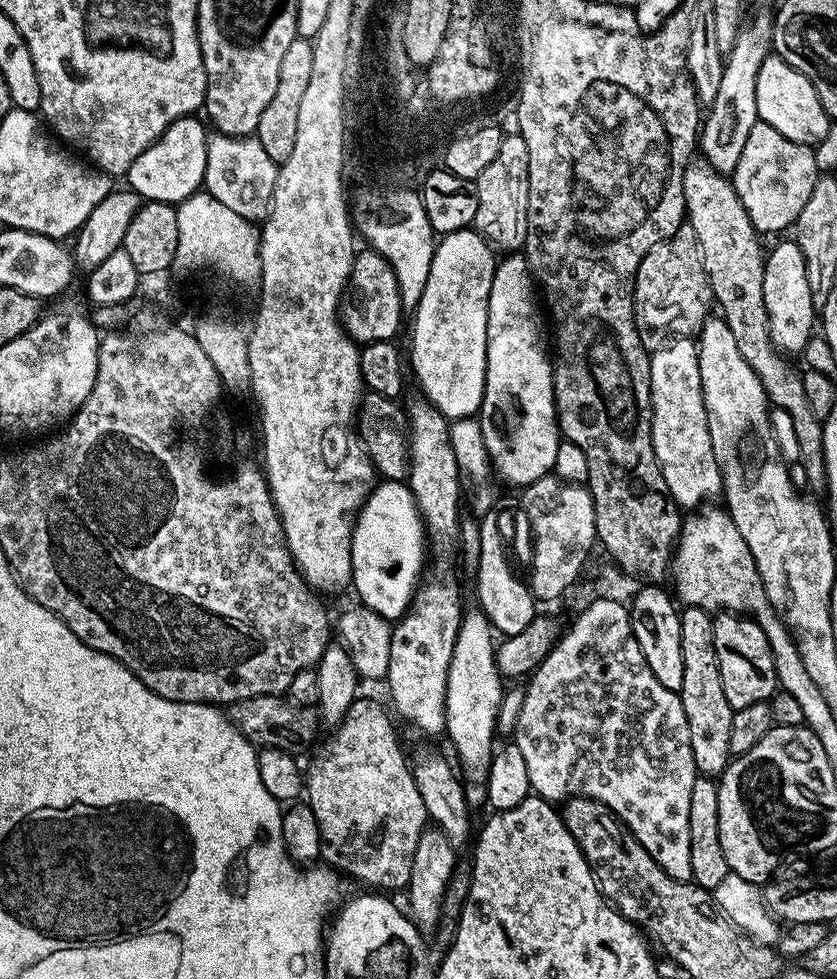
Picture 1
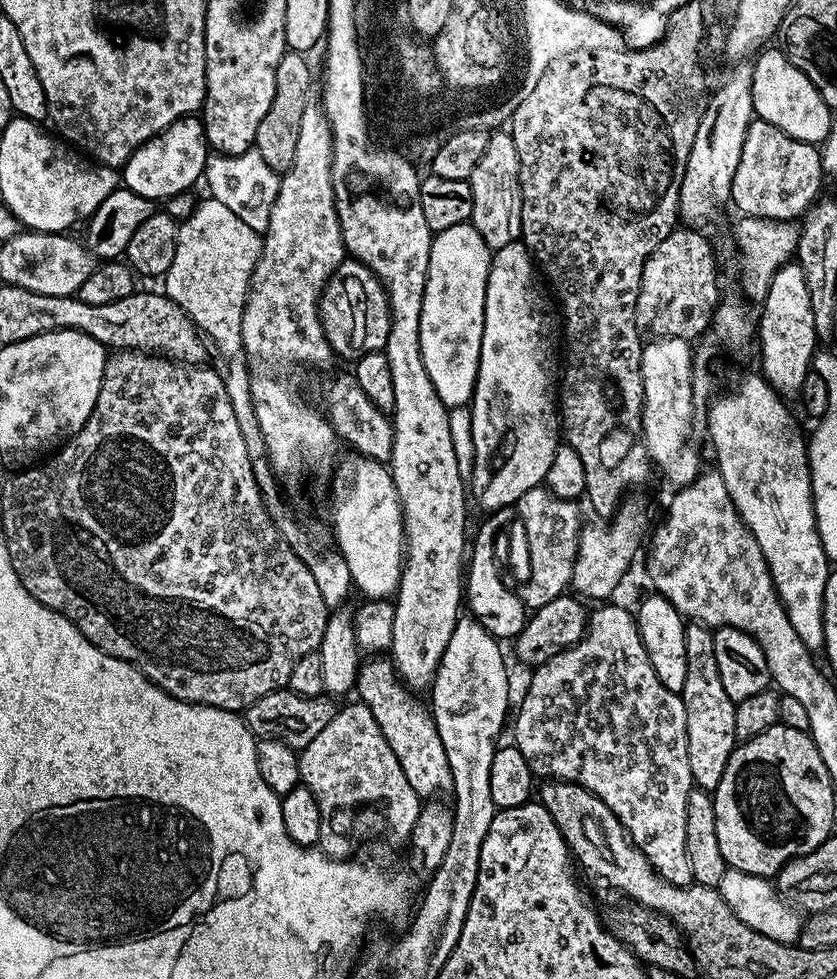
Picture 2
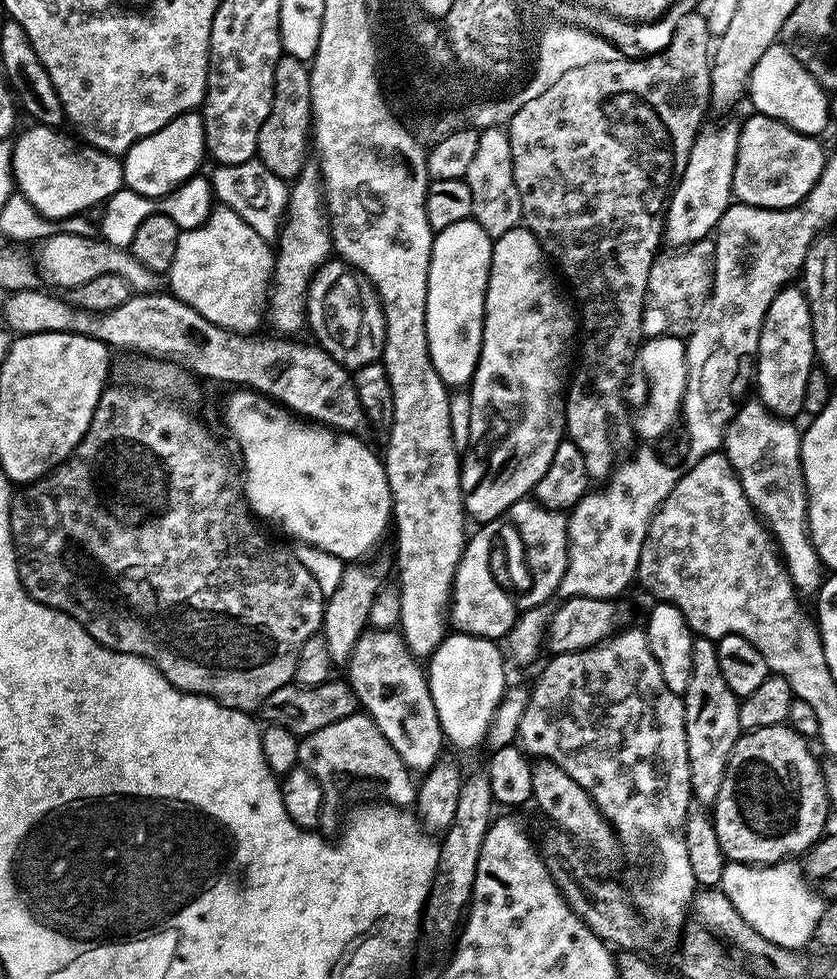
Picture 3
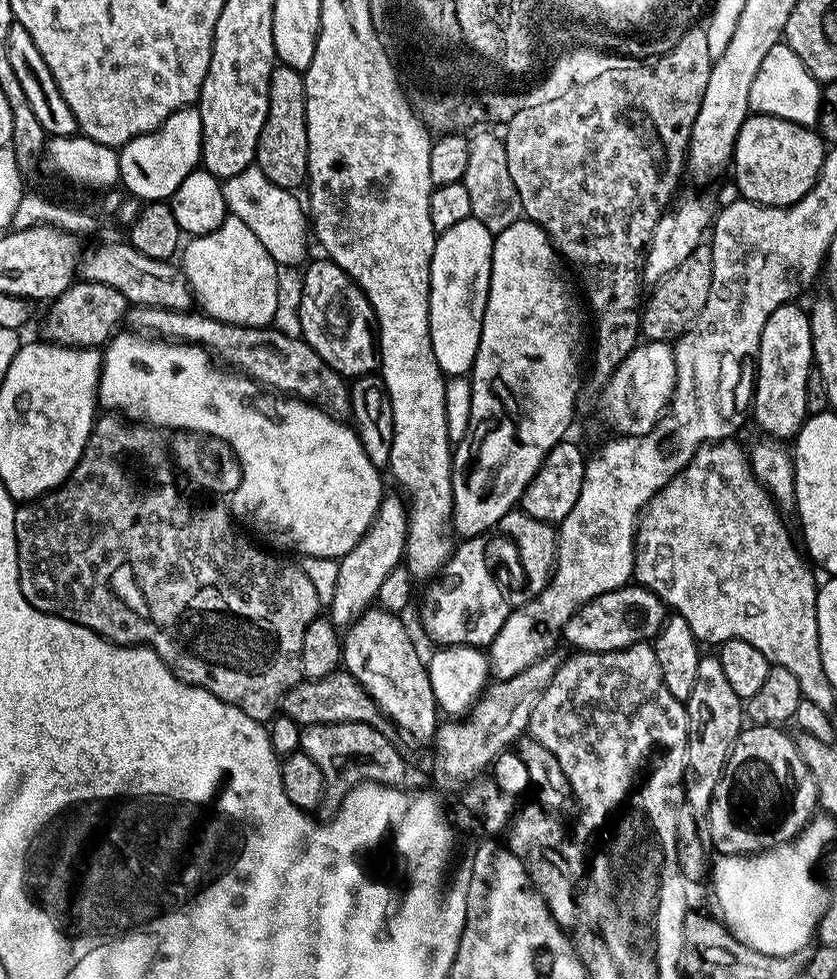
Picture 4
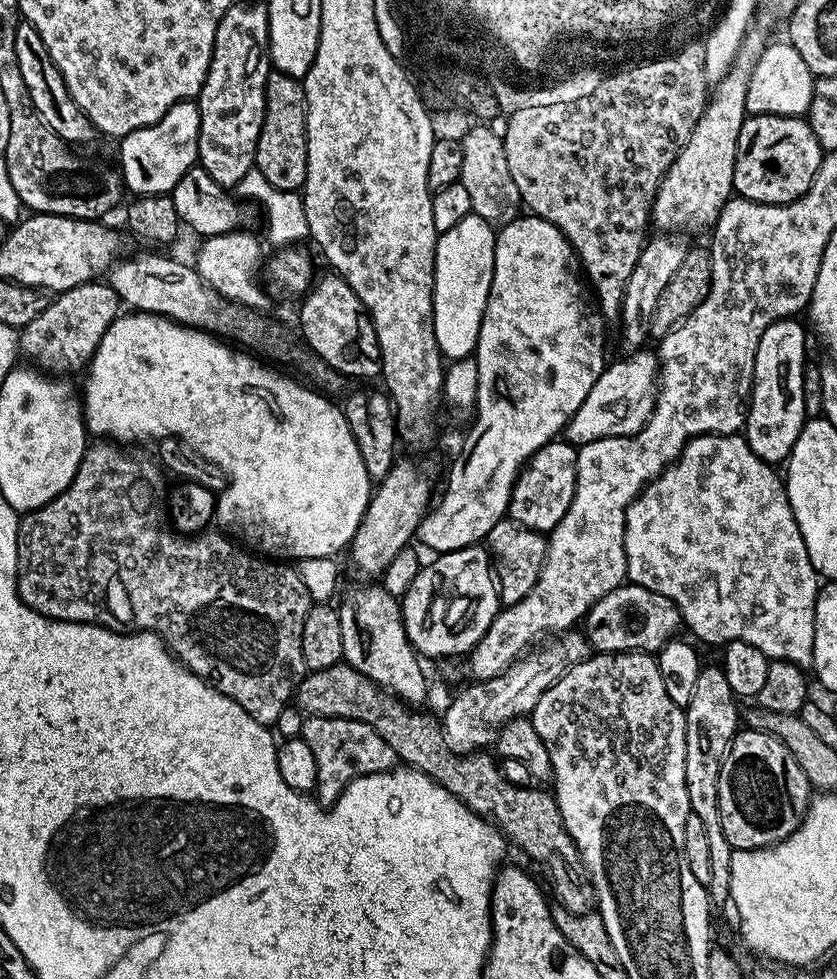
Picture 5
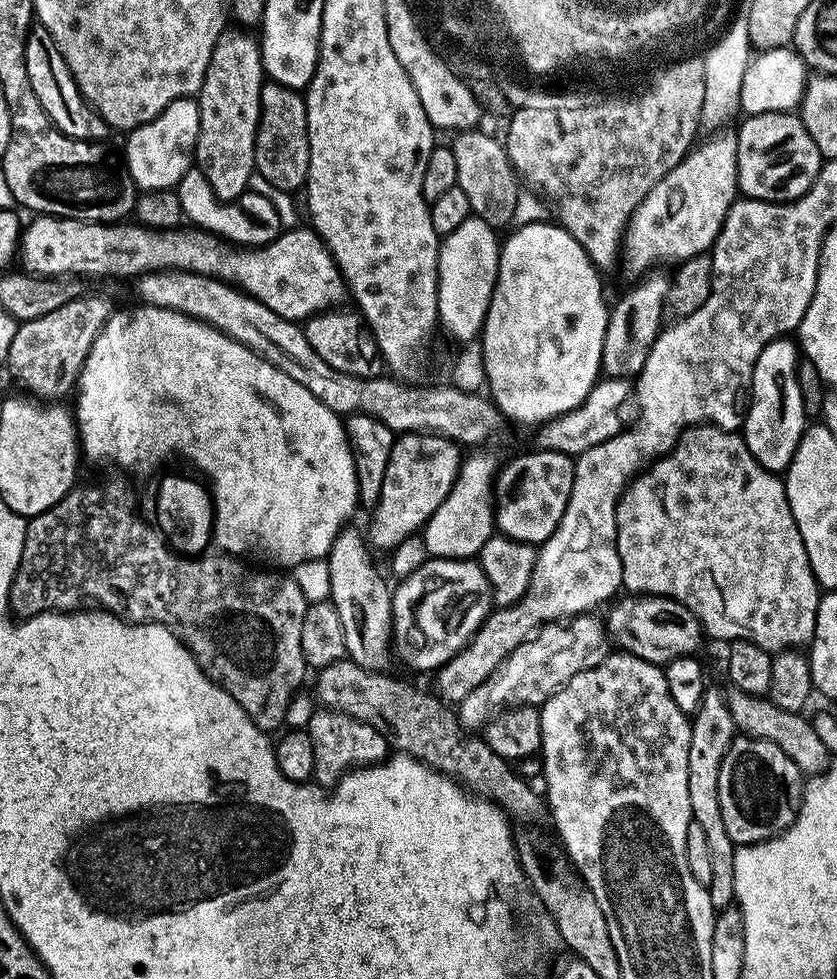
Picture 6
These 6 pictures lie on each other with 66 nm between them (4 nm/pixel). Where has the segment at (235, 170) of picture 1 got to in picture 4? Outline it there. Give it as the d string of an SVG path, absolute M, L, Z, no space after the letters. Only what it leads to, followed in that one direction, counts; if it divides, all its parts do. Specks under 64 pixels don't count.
M255 166L242 170L242 174L234 174L234 178L223 181L222 185L227 211L254 230L259 242L262 242L276 263L280 266L305 263L308 236L310 240L310 220L305 205L296 197L295 191L274 186L274 182L270 182L270 178L266 178L266 174L262 174L262 170Z

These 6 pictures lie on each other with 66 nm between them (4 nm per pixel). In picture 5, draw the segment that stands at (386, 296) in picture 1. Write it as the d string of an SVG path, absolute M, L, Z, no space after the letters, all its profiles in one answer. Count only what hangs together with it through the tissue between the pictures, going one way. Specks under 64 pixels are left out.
M327 274L313 283L310 291L303 297L304 305L300 308L300 332L304 340L313 348L315 355L328 363L328 367L335 372L341 372L345 378L352 376L356 380L368 380L371 376L379 377L382 369L380 367L380 347L376 331L372 325L372 316L364 309L363 302L350 290L350 286L341 276Z

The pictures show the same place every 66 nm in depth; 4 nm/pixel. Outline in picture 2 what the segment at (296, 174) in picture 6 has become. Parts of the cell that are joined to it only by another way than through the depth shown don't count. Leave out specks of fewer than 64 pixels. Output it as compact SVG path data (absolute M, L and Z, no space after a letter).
M285 50L274 74L274 102L270 102L270 110L266 110L266 118L258 125L258 134L254 151L262 154L266 166L277 174L283 174L294 166L294 150L298 147L298 125L302 122L302 114L313 99L312 68L308 65L309 57L302 52Z

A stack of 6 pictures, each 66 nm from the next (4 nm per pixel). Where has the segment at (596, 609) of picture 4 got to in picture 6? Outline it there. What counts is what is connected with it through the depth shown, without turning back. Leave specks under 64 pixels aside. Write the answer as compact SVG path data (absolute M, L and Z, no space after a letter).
M628 594L625 597L625 600L617 599L607 609L609 612L608 616L606 615L608 639L615 647L616 644L620 647L617 649L621 653L637 656L661 666L669 664L679 656L699 653L700 643L706 640L706 633L695 614L686 606L682 606L682 602L672 600L668 596L647 594Z

